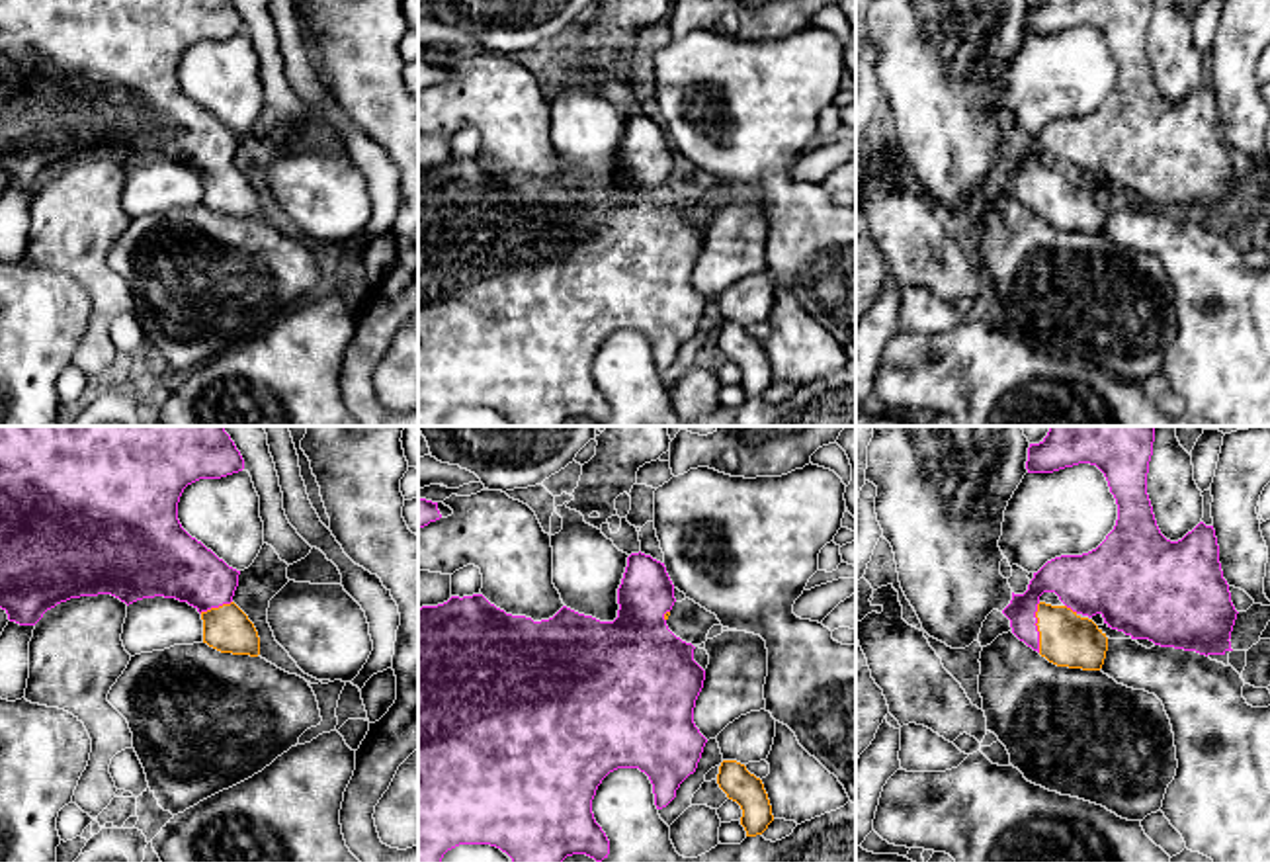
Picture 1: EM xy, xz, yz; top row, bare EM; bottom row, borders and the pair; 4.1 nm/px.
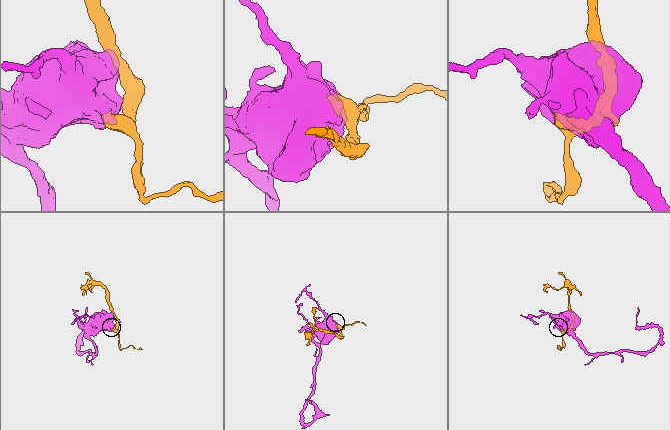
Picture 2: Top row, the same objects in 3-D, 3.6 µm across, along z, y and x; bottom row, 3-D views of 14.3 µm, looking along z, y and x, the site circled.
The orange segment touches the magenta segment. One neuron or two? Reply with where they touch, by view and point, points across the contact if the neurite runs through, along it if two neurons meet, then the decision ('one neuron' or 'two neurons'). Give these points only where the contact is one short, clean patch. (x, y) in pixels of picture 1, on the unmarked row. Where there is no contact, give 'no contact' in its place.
meets orange in yz at (1038, 190); runs through yz (1065, 202), (1052, 192), (1038, 190), (1034, 157), (1081, 147); one neuron

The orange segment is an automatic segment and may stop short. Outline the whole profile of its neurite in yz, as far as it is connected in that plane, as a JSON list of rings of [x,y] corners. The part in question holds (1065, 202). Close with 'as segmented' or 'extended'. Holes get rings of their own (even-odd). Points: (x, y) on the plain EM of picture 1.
[[[1043,0],[1028,10],[1028,35],[1053,35],[1079,25],[1096,27],[1118,66],[1118,82],[1106,102],[1082,117],[1061,117],[1047,123],[1028,147],[1024,156],[1014,156],[1002,176],[1010,182],[1012,195],[1057,229],[1100,233],[1108,213],[1106,195],[1090,182],[1100,176],[1112,192],[1131,201],[1149,201],[1161,209],[1196,213],[1200,217],[1225,217],[1231,211],[1231,194],[1237,172],[1219,125],[1219,108],[1213,88],[1200,84],[1182,102],[1166,102],[1155,82],[1147,57],[1147,35],[1155,0]]]; extended

